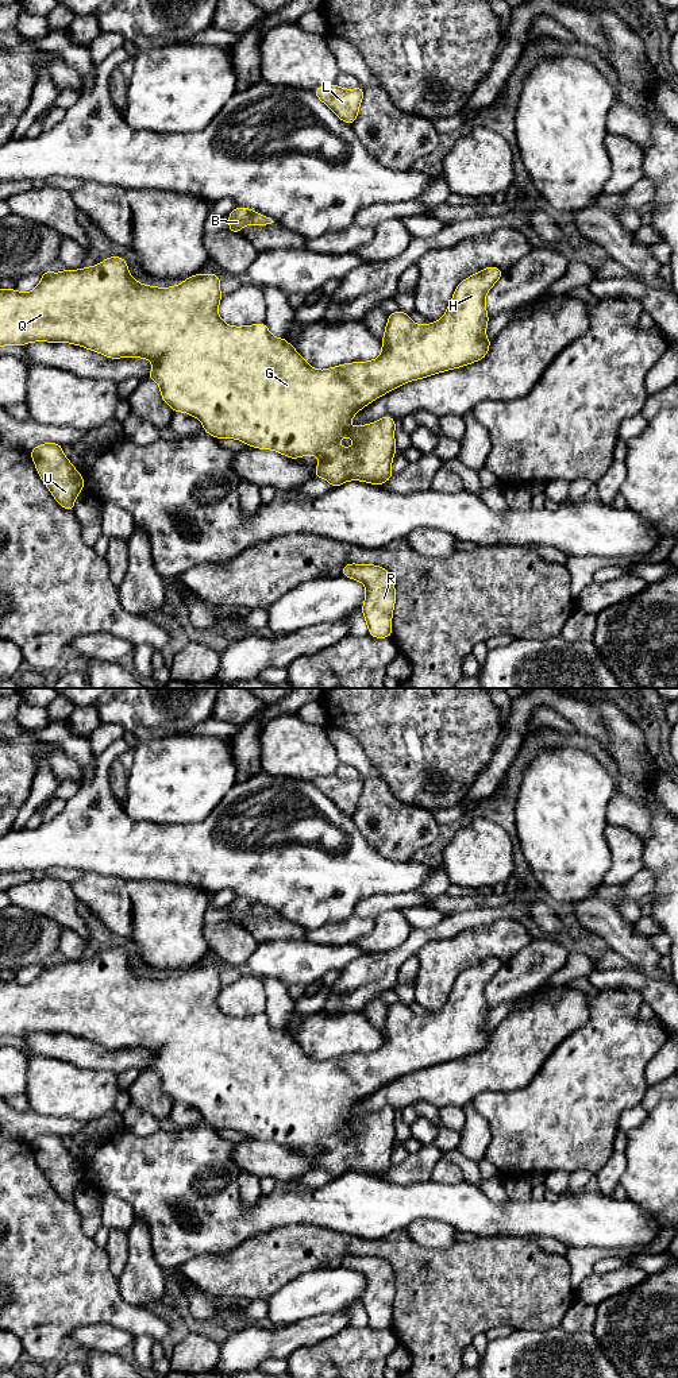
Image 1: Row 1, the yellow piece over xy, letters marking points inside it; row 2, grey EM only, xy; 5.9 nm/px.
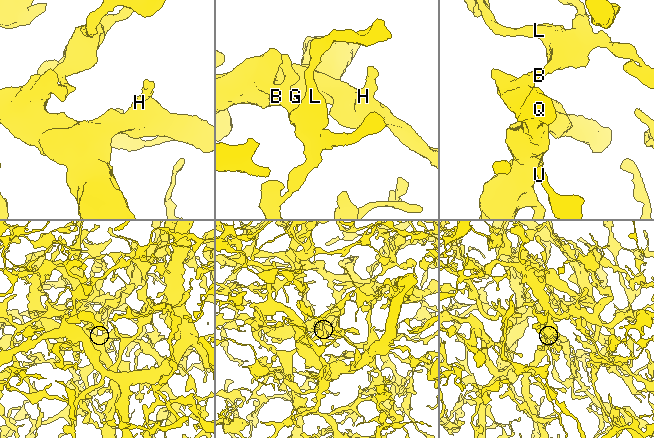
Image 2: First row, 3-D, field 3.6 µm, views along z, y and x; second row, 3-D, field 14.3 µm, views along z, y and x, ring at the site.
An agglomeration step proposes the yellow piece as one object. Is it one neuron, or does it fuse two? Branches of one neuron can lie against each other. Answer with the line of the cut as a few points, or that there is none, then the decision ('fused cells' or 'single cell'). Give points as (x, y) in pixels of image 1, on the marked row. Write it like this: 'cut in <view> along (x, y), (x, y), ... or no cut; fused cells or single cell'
no cut; single cell

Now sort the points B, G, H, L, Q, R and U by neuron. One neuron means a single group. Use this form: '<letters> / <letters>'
B G H L Q R U

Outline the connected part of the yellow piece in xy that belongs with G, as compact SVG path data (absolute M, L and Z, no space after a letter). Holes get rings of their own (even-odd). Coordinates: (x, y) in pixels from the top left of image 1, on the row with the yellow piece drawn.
M109 256L101 263L84 267L81 270L66 269L62 273L50 273L45 270L42 281L39 285L28 292L20 293L16 289L1 290L0 289L0 347L3 346L24 346L31 341L50 341L50 343L72 343L81 346L84 348L96 351L111 359L118 358L143 358L149 359L153 363L153 371L149 374L147 379L155 381L159 385L162 399L174 410L184 412L196 418L199 418L204 426L204 431L216 439L230 437L235 440L242 440L250 447L259 449L273 449L288 458L298 459L301 456L313 455L320 458L320 463L315 468L315 478L320 476L331 483L332 487L338 487L347 480L362 480L373 485L382 485L389 480L393 475L392 472L392 459L396 453L396 441L394 441L394 428L396 421L390 416L385 416L381 420L359 425L355 428L350 426L351 418L366 405L373 402L375 398L382 397L388 391L407 383L411 381L417 381L420 378L427 378L438 373L447 370L454 370L477 360L481 360L486 356L490 347L490 340L486 337L485 331L489 323L489 316L486 313L485 297L492 286L501 278L502 271L498 267L490 266L482 271L463 279L455 289L452 300L444 313L444 316L436 321L427 325L417 325L412 321L409 314L398 310L388 317L388 324L384 332L382 352L380 356L370 362L354 362L346 363L327 370L316 370L311 367L304 358L292 347L286 339L273 337L269 328L265 323L257 325L244 325L244 327L232 327L226 324L219 313L217 308L221 300L220 293L220 278L216 274L196 274L186 279L182 283L172 287L155 287L147 286L145 283L138 283L128 273L128 266L122 256ZM348 436L354 440L351 448L342 448L339 440Z

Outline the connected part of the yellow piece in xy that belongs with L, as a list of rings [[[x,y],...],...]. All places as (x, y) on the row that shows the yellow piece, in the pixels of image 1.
[[[336,84],[316,88],[313,93],[321,100],[340,120],[353,126],[358,116],[363,99],[363,88],[343,89]]]

